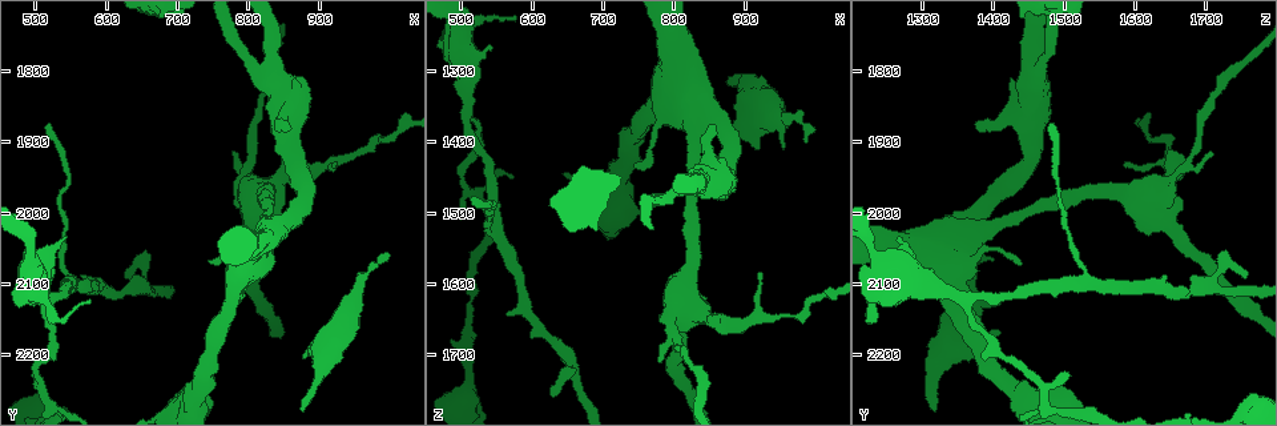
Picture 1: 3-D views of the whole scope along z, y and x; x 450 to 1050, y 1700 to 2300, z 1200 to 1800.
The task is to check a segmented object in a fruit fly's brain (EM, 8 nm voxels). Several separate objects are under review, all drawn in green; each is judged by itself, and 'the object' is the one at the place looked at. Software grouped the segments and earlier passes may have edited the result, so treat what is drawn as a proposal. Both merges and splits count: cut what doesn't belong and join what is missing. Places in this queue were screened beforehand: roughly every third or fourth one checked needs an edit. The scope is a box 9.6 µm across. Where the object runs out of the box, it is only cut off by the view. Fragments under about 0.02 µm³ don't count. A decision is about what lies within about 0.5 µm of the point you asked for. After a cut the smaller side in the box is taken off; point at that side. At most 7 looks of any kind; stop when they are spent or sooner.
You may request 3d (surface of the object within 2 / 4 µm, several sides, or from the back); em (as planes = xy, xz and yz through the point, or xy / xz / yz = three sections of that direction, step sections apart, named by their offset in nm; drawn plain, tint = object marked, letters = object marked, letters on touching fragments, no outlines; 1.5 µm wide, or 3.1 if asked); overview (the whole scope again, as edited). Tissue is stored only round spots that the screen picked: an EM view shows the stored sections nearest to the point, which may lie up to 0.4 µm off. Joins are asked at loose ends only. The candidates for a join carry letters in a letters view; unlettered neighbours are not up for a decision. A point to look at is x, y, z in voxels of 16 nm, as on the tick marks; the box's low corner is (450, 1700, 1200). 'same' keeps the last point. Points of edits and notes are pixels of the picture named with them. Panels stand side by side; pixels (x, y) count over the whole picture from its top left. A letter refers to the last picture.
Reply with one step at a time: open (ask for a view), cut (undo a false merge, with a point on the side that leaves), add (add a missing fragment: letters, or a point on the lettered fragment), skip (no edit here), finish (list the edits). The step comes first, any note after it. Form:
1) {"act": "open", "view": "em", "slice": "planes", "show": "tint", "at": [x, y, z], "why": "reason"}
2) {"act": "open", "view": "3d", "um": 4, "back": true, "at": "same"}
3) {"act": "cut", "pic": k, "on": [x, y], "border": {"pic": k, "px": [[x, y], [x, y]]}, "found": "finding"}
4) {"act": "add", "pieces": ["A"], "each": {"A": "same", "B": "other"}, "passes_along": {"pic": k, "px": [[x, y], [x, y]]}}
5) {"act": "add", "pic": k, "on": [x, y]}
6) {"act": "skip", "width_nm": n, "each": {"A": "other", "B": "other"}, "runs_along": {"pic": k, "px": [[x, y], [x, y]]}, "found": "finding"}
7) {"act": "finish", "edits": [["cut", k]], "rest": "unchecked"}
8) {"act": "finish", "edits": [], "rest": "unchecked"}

{"act": "open", "view": "em", "slice": "xy", "step": 4, "show": "tint", "at": [825, 1995, 1460], "why": "thin neck"}

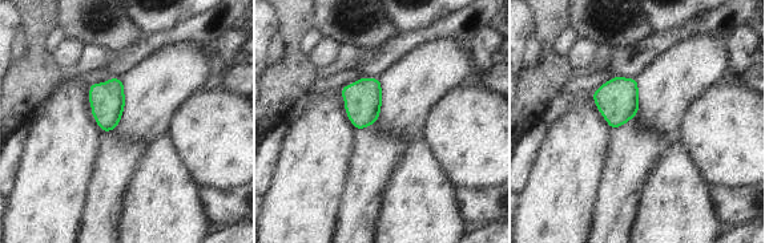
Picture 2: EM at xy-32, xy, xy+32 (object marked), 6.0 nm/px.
{"act": "open", "view": "em", "slice": "xy", "step": 4, "show": "letters", "at": "same"}

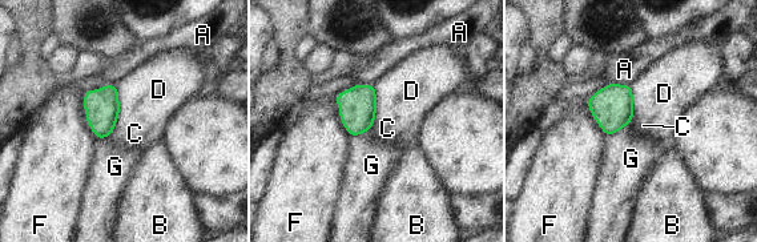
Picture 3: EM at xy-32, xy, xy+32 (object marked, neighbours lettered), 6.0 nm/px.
{"act": "skip", "each": {"A": "other", "B": "other", "C": "other", "D": "other", "F": "other", "G": "other"}, "border": {"pic": 3, "px": [[83, 92], [85, 121], [99, 138]]}, "found": "continuous, no second neuron"}

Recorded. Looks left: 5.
{"act": "open", "view": "3d", "um": 4, "at": [925, 2170, 1405]}

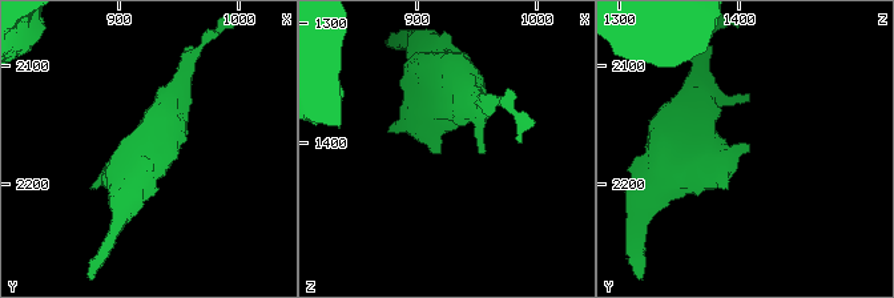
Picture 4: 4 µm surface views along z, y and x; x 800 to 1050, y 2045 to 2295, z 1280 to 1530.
{"act": "open", "view": "em", "slice": "xy", "step": 8, "show": "tint", "at": [920, 2166, 1408], "why": "shape alone is not enough"}

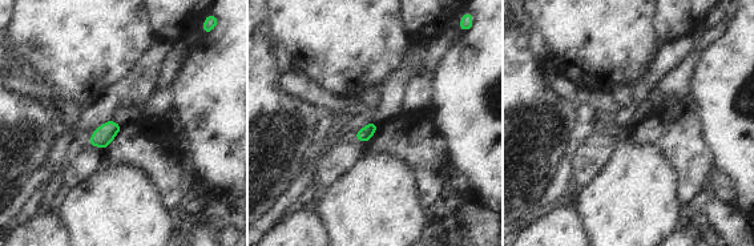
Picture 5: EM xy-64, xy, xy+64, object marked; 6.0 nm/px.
{"act": "open", "view": "em", "slice": "planes", "show": "letters", "at": "same", "why": "another direction"}

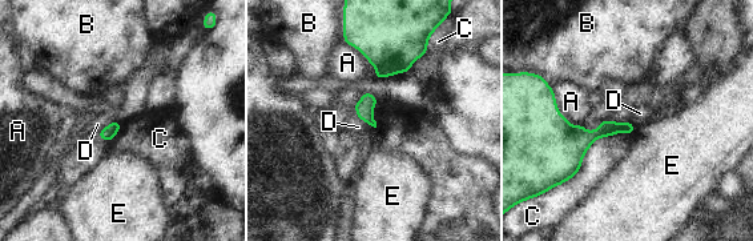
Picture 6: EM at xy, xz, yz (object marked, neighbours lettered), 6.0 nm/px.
{"act": "skip", "each": {"A": "other", "B": "other", "C": "other", "D": "other", "E": "other"}, "found": "none of them fits"}

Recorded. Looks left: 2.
{"act": "open", "view": "3d", "um": 4, "at": [630, 2090, 1760], "why": "free end"}

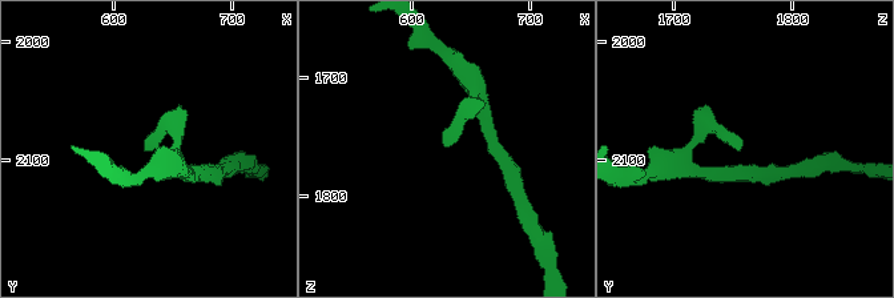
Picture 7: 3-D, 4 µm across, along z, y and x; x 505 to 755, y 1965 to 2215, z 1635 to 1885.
{"act": "open", "view": "em", "slice": "xy", "step": 8, "show": "letters", "at": [626, 2094, 1758], "why": "need the tissue"}

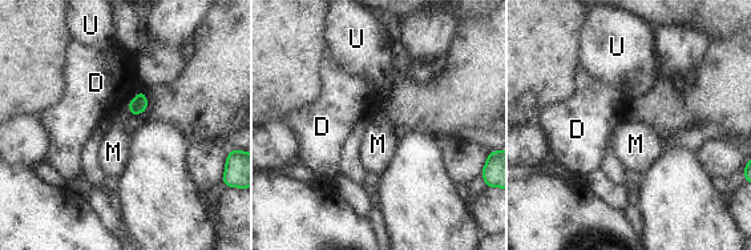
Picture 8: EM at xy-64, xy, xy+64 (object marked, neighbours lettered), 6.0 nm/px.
{"act": "skip", "each": {"D": "other", "M": "other", "U": "other"}, "border": {"pic": 8, "px": [[126, 107], [134, 117]]}, "found": "none of them fits"}

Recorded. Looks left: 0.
{"act": "finish", "edits": [], "rest": "unchecked"}

